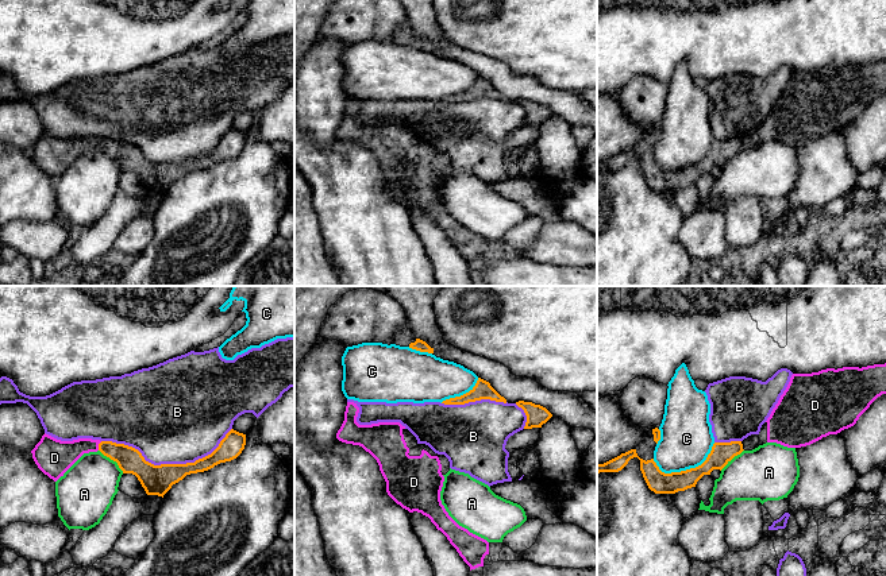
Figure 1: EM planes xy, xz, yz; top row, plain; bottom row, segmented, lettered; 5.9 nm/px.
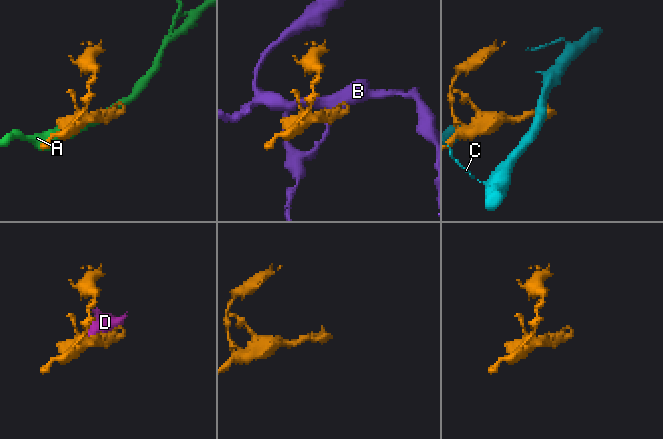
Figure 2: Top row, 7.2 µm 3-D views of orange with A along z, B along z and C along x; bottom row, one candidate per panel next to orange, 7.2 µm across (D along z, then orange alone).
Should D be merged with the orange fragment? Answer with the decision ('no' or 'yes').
yes

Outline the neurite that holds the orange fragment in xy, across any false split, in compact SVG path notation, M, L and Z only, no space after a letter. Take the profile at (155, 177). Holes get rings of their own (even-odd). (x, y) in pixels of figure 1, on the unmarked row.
M231 127L211 152L194 161L154 163L146 159L138 147L124 142L92 136L61 139L45 131L31 151L38 166L57 179L84 151L100 148L116 159L123 171L135 173L147 193L163 196L172 183L186 173L236 156L244 143L246 132Z

